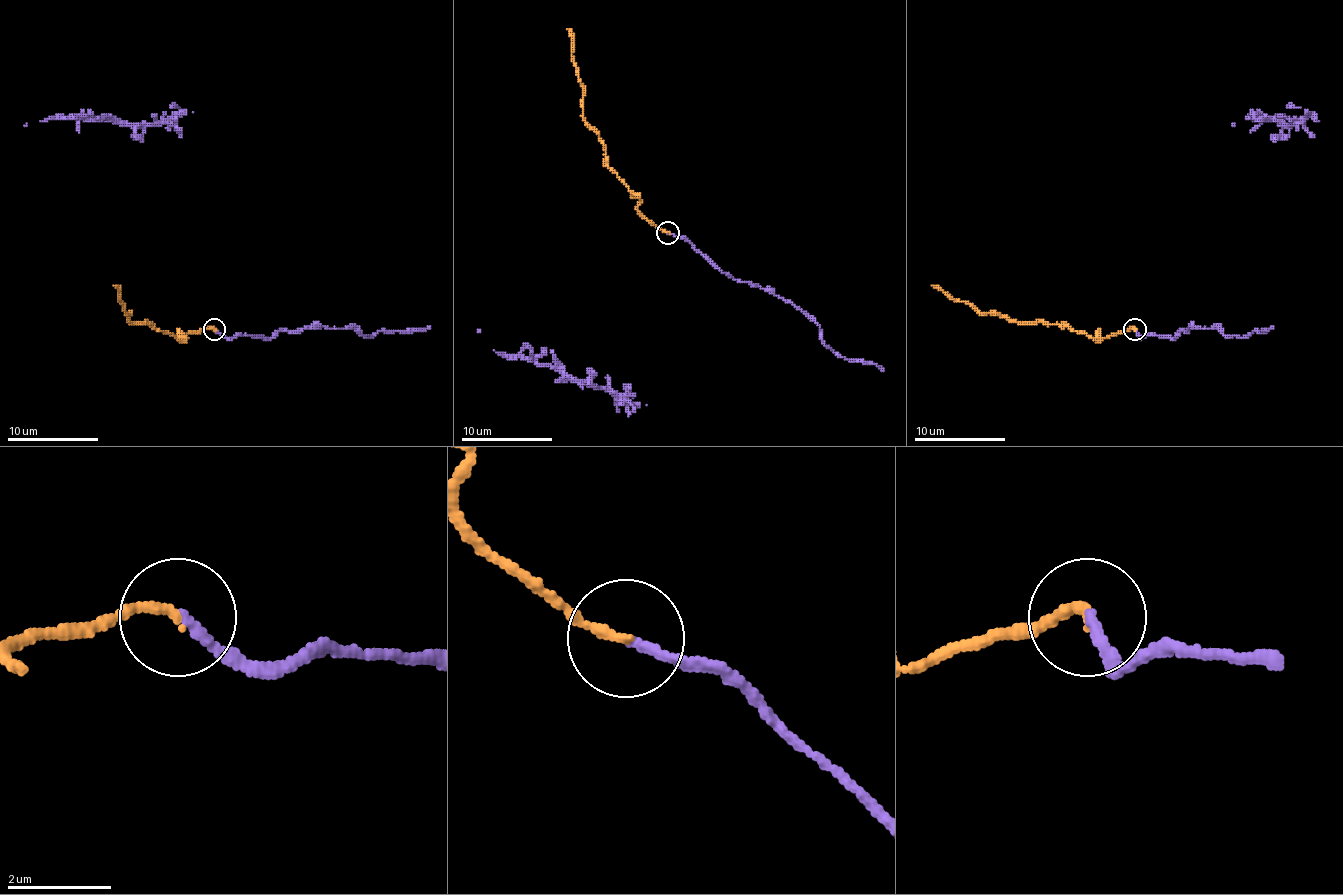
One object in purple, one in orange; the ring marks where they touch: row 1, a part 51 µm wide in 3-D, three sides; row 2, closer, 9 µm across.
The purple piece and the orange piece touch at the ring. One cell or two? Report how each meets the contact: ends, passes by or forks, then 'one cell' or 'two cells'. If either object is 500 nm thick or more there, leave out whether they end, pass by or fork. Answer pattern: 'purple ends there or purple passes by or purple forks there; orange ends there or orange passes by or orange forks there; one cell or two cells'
purple ends there; orange ends there; one cell

